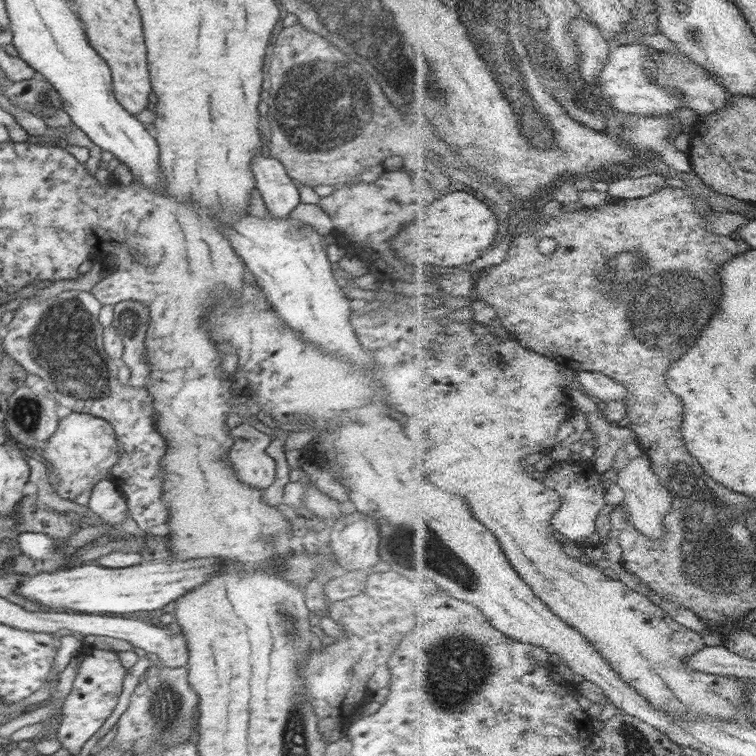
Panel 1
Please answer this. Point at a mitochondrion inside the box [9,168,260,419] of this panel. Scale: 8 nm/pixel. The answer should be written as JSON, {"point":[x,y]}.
{"point":[61,342]}

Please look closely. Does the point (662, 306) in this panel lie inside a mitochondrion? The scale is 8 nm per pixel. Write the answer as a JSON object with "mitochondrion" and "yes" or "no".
{"mitochondrion":"yes"}

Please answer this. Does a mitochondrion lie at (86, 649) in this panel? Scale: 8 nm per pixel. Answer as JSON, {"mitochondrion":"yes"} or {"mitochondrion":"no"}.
{"mitochondrion":"no"}

